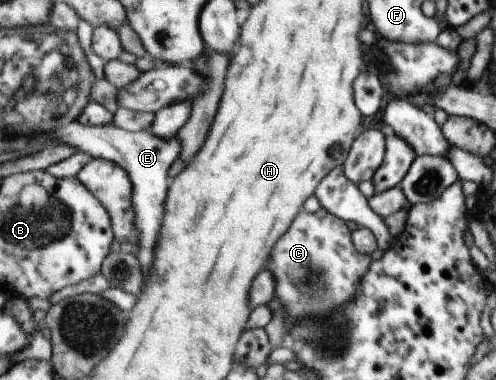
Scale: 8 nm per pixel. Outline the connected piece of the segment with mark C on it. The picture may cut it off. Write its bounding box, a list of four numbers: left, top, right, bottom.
[271,208,370,324]

